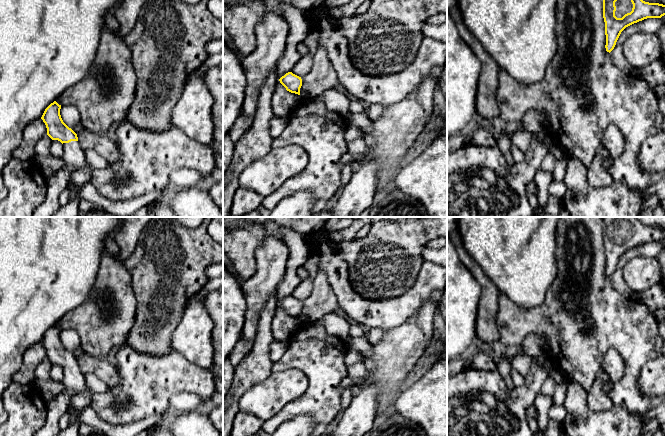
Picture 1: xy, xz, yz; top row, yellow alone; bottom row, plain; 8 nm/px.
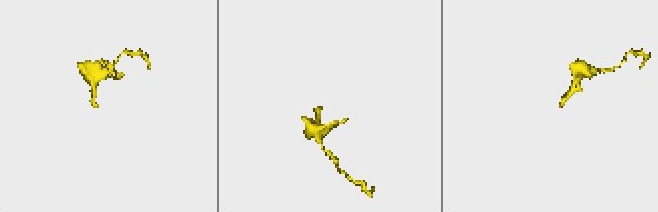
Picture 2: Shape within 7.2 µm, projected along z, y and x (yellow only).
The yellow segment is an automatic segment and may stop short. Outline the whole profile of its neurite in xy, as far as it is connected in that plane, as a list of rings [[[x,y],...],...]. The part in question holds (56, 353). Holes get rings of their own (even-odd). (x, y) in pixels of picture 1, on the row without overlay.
[[[56,325],[45,333],[41,343],[46,349],[47,359],[63,368],[64,386],[73,389],[76,394],[89,393],[90,407],[99,418],[111,425],[127,425],[151,415],[160,415],[170,407],[170,398],[178,393],[194,393],[206,402],[215,392],[212,369],[199,367],[176,351],[152,356],[139,353],[124,343],[116,354],[119,383],[106,392],[95,393],[87,386],[85,373],[78,366],[77,358],[63,346],[60,333],[61,329]]]

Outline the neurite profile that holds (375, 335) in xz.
[[[371,328],[368,330],[368,341],[375,345],[377,344],[383,337],[384,331],[380,328]]]

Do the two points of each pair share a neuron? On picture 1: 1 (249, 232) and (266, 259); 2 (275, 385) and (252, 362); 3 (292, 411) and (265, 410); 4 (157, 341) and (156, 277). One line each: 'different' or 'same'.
1: different
2: different
3: different
4: same

